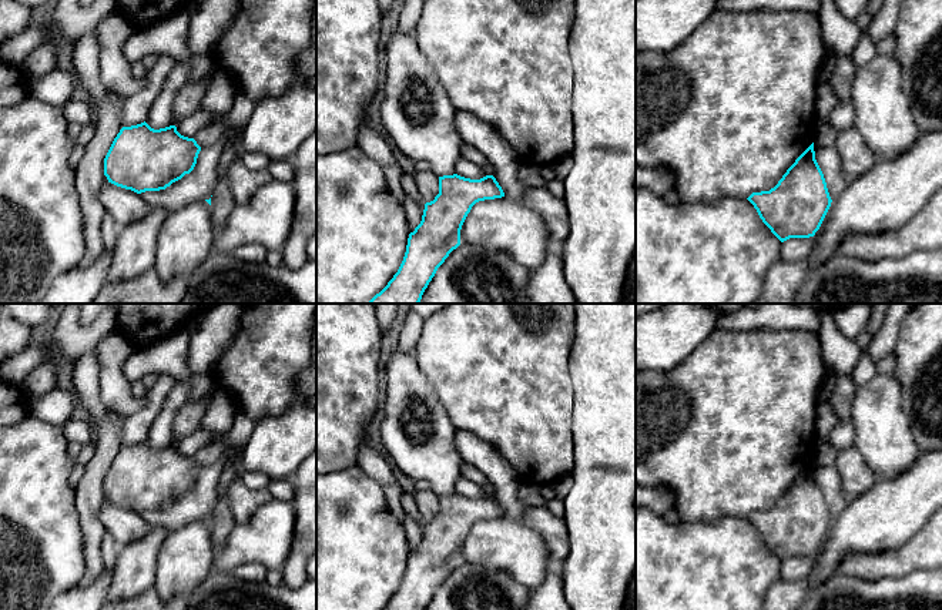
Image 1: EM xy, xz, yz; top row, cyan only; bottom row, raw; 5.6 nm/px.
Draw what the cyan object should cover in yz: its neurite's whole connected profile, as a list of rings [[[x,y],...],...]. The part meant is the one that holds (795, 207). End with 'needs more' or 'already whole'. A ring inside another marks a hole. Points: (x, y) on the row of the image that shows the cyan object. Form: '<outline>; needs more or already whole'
[[[814,143],[774,188],[752,192],[747,200],[781,242],[790,238],[814,237],[832,202],[815,160]]]; already whole

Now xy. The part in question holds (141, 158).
[[[144,121],[120,130],[104,158],[104,175],[137,194],[165,190],[194,170],[200,151],[175,125],[154,130]]]; already whole

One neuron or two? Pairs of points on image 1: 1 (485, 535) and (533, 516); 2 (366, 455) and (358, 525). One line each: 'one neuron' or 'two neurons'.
1: two neurons
2: two neurons

